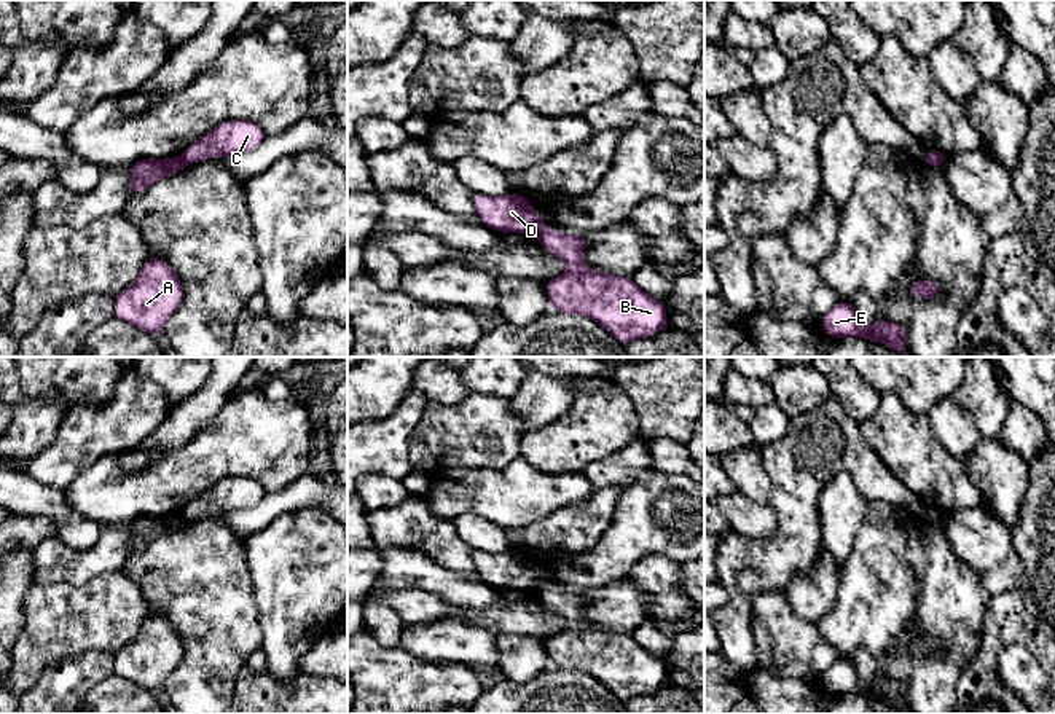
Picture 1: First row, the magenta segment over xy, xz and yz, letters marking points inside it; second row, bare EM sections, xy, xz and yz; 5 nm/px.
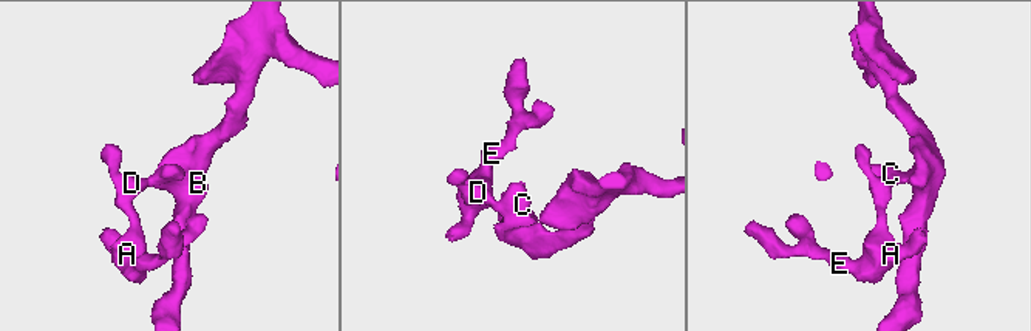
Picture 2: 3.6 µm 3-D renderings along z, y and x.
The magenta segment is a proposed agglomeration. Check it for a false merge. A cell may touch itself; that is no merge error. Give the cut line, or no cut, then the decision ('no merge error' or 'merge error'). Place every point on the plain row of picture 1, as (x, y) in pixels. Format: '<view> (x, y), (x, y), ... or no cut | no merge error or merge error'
xz (547, 585), (539, 593) | merge error

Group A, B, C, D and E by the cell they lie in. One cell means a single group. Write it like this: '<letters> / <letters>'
A D E / B C

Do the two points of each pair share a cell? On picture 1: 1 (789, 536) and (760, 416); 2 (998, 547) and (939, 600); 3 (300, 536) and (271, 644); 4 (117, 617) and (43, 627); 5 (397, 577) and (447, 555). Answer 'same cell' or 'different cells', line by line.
1: different cells
2: different cells
3: same cell
4: same cell
5: different cells

